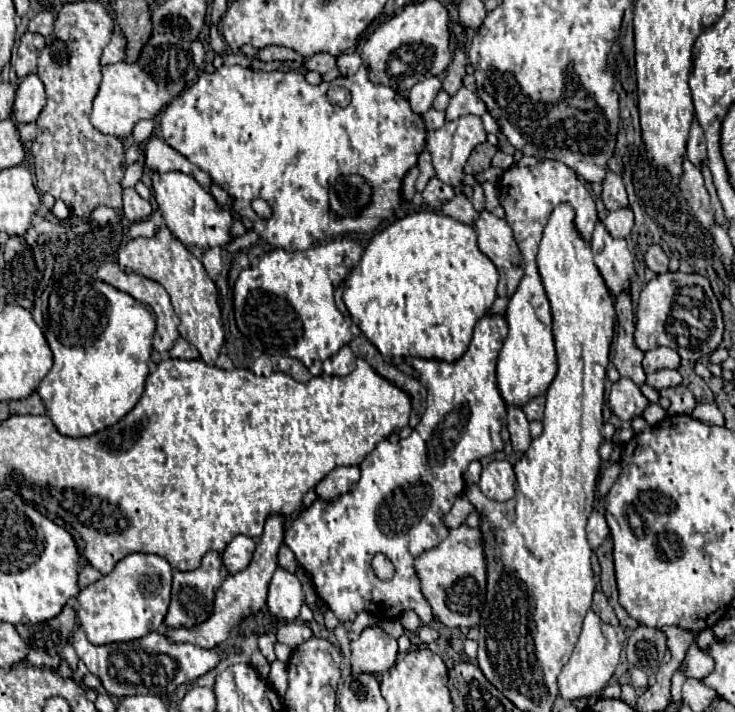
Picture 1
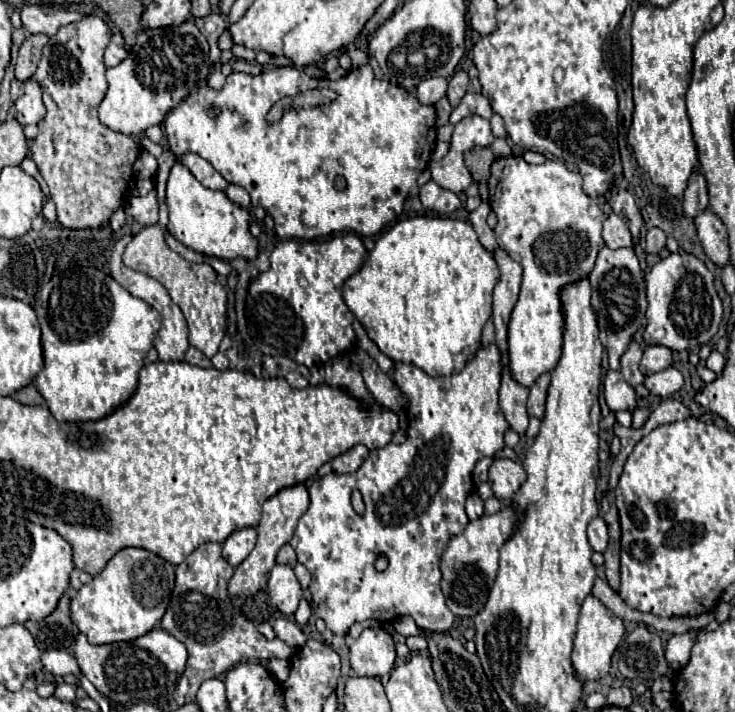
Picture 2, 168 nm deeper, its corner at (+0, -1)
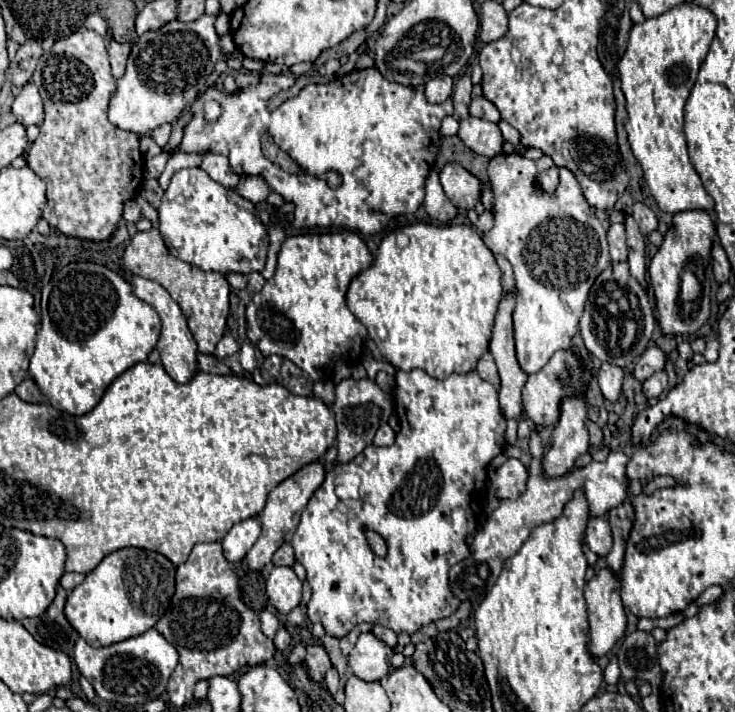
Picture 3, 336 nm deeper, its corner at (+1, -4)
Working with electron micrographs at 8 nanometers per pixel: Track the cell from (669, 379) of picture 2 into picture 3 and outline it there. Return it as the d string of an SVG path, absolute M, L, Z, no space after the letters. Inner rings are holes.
M665 371L653 373L653 375L643 383L643 393L647 395L647 399L657 399L665 389L667 389L667 373L665 373Z

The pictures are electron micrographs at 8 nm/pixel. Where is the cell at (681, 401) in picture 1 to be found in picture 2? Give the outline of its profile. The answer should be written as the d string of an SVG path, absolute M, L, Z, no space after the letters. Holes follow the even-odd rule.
M608 370L606 380L604 380L604 396L606 396L606 404L612 412L618 412L618 410L634 412L638 408L638 394L620 376L620 372Z

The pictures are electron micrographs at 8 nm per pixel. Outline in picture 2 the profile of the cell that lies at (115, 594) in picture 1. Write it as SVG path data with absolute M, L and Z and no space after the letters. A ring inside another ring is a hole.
M124 548L120 550L106 568L94 576L92 582L84 584L76 596L70 602L72 622L80 628L82 634L86 634L90 644L112 644L120 640L136 640L156 628L166 612L166 606L170 602L170 594L174 588L174 566L160 558L154 552L148 552L144 548Z

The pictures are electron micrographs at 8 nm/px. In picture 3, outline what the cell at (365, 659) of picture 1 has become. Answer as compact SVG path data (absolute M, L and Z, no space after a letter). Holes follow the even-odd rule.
M361 633L349 653L349 667L353 675L363 681L381 681L391 671L391 655L393 649L387 647L387 643L377 639L373 633Z

